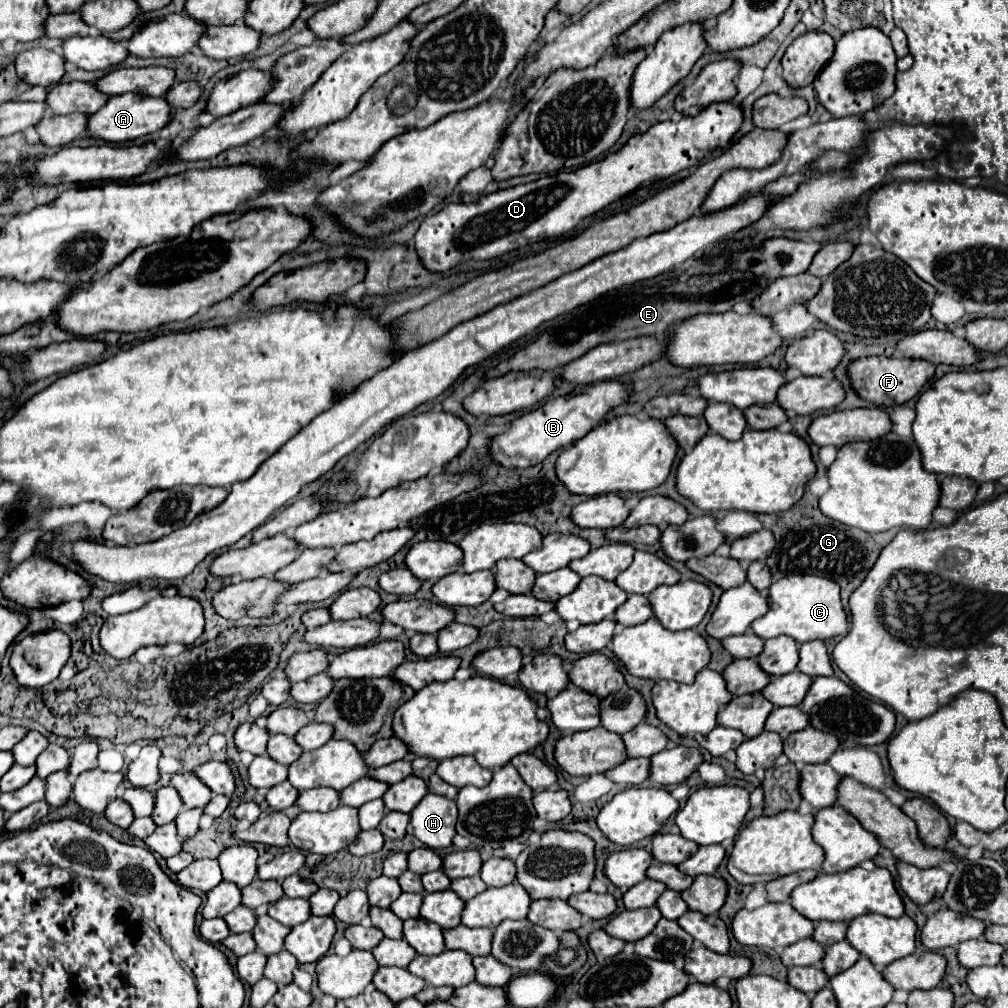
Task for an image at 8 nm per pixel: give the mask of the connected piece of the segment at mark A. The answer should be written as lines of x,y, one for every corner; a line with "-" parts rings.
120,94
116,98
108,98
108,102
96,114
88,114
86,136
110,144
122,144
122,142
136,140
144,134
158,132
168,124
168,120
170,120
170,106
164,98
152,98
142,94

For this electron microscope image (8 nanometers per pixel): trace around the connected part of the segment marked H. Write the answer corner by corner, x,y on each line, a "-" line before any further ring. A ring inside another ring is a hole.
426,794
410,814
412,834
432,850
448,848
456,834
456,818
458,808
454,800
438,794

